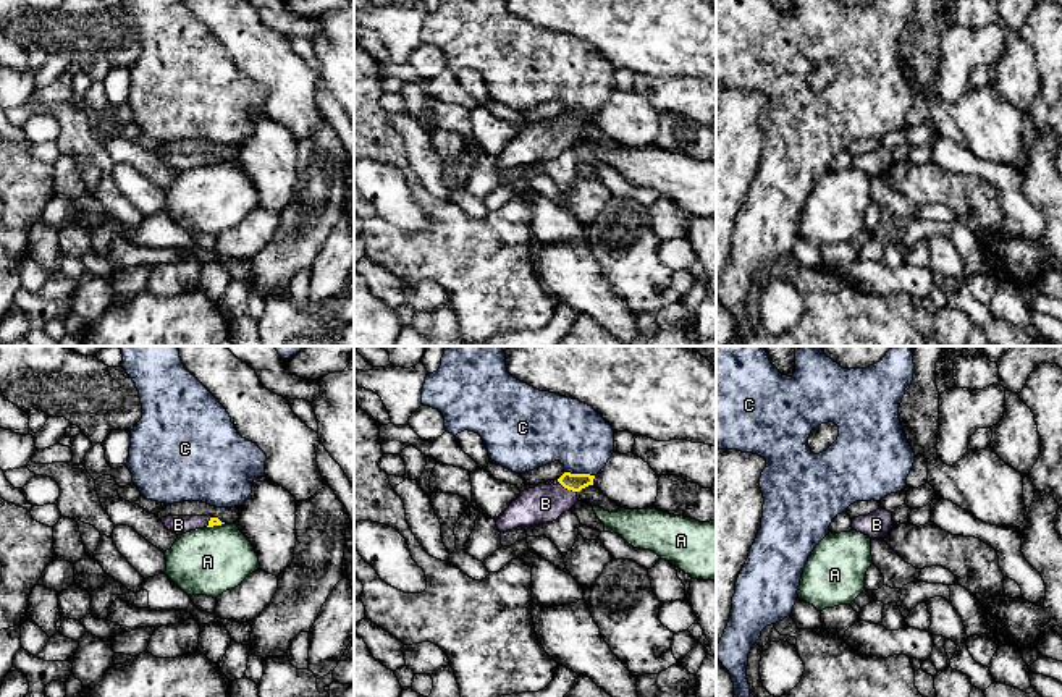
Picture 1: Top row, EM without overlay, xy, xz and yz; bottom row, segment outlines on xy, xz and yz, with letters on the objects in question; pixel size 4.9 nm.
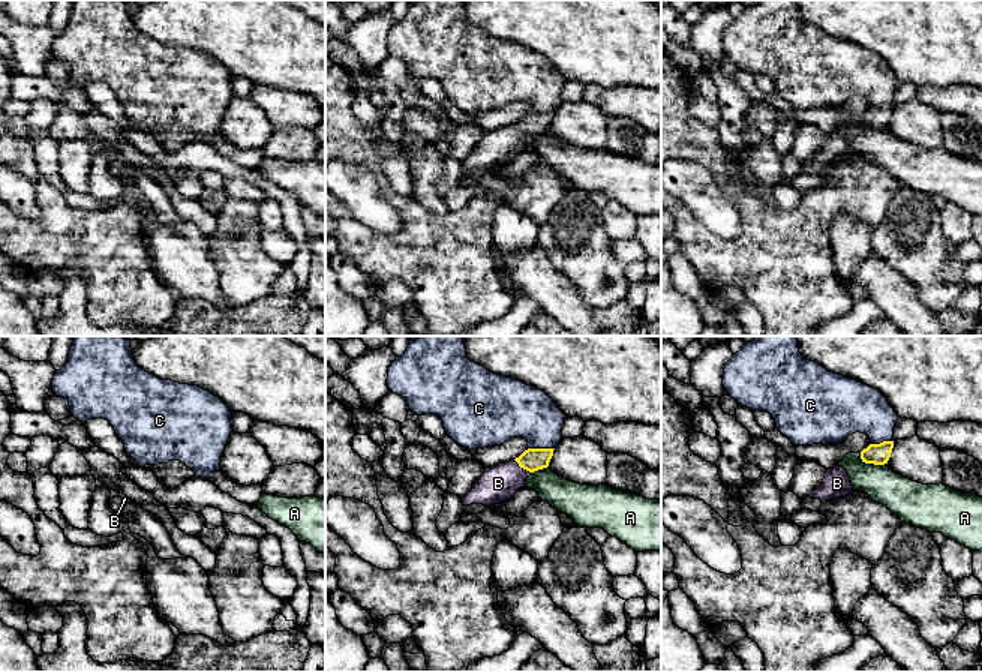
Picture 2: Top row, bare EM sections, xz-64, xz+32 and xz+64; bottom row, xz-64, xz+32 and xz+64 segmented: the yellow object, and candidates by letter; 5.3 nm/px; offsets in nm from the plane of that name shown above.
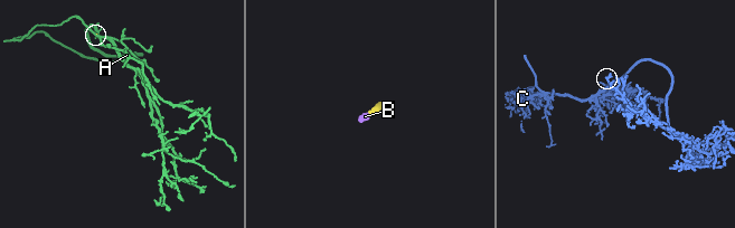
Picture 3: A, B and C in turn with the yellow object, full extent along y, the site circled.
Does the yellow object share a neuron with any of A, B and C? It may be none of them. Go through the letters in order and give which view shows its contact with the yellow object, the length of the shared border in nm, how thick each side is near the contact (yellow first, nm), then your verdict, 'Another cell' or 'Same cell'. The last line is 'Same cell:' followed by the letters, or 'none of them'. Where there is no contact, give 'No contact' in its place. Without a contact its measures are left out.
A: Touches yellow in xy. Shared border 90 nm. Thickness 50 nm (yellow) against 340 nm. Another cell
B: Touches yellow in xz. Shared border 120 nm. Thickness 90 nm (yellow) against 190 nm. Same cell
C: Touches yellow in xz. Shared border 150 nm. Thickness 90 nm (yellow) against 320 nm. Another cell
Same cell: B

